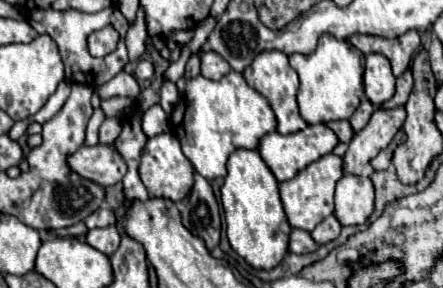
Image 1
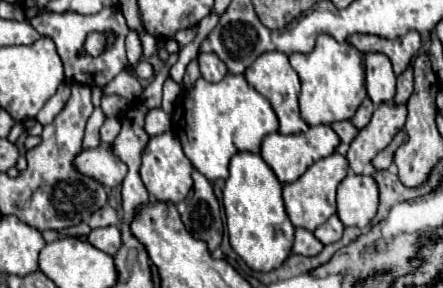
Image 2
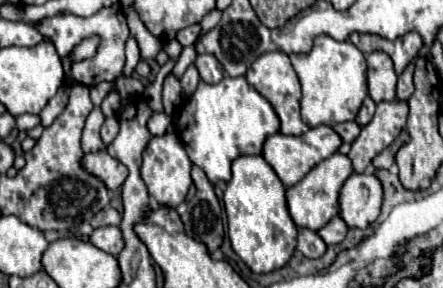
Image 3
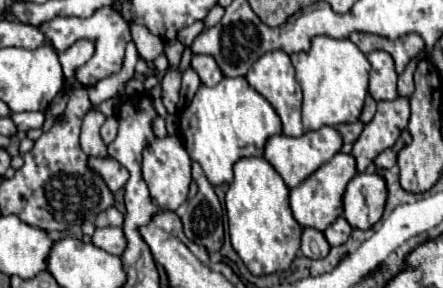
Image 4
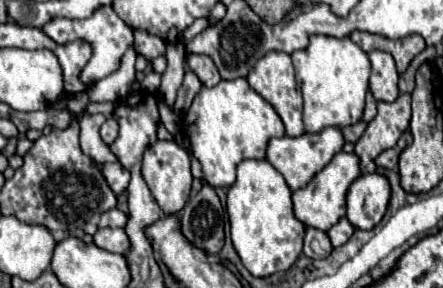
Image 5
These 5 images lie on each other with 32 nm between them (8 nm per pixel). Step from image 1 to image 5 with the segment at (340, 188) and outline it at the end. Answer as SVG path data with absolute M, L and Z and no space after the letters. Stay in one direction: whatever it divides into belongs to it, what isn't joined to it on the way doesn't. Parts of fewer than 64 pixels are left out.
M362 174L348 190L348 220L360 230L372 230L390 204L390 182L382 174Z

